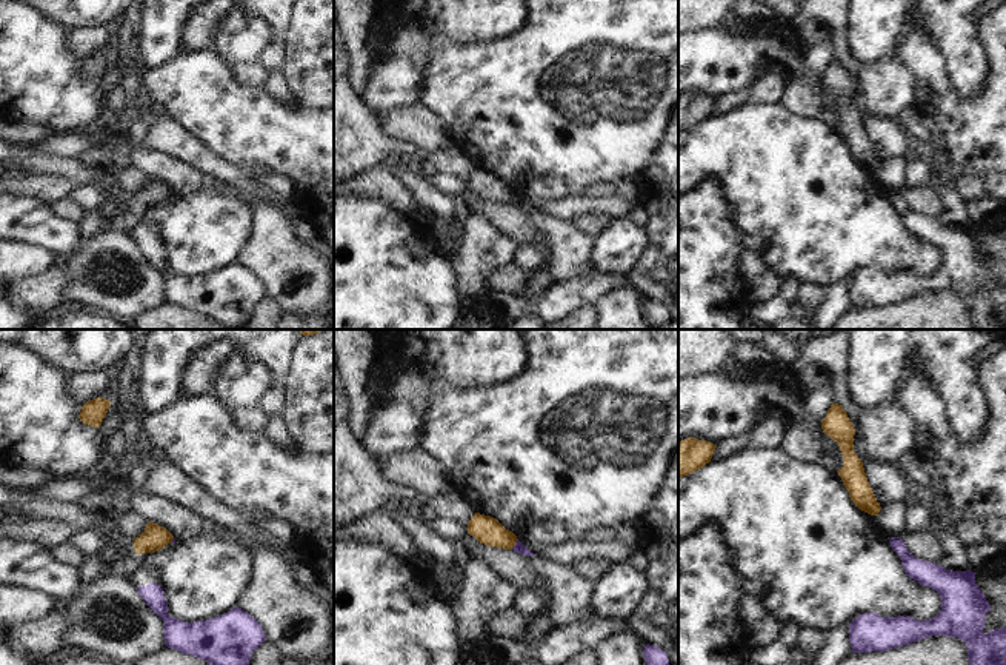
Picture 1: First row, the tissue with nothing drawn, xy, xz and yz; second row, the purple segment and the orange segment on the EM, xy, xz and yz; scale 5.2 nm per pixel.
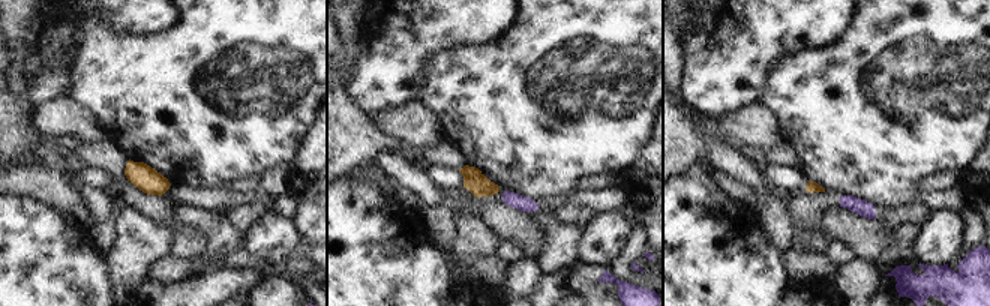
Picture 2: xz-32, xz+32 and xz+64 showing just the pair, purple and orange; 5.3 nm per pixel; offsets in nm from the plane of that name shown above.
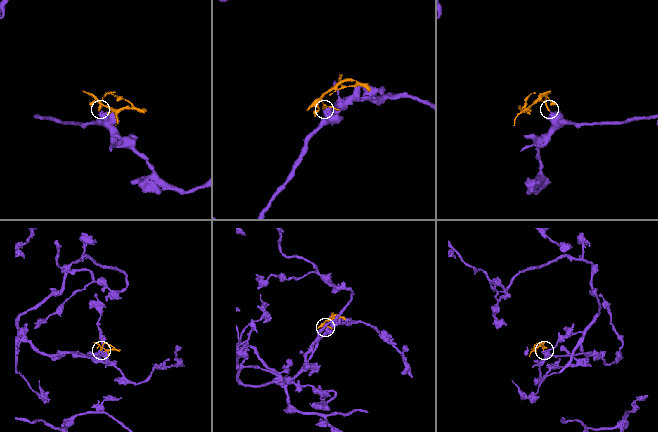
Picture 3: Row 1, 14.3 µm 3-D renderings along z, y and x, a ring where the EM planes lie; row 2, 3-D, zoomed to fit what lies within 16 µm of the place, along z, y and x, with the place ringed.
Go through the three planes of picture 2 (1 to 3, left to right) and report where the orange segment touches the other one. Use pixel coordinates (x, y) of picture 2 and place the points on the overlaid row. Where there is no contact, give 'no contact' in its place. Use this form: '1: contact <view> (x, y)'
1: no contact
2: no contact
3: no contact

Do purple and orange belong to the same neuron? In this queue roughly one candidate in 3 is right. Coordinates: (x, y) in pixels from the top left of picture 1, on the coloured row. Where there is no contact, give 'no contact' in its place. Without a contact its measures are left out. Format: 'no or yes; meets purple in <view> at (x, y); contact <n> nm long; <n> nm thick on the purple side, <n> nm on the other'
no; meets purple in xz at (516, 544); contact 70 nm long; 60 nm thick on the purple side, 150 nm on the other

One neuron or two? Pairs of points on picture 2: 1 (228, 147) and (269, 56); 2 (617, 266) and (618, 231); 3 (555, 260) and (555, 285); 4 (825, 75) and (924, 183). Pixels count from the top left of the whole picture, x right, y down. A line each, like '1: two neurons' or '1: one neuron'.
1: one neuron
2: two neurons
3: two neurons
4: two neurons

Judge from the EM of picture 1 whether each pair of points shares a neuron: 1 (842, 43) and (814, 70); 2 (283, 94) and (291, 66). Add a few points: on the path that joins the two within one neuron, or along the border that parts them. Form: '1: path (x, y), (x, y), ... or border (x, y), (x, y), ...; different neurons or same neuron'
1: border (825, 26), (832, 37), (834, 57); different neurons
2: border (280, 68), (288, 90), (296, 100); different neurons

